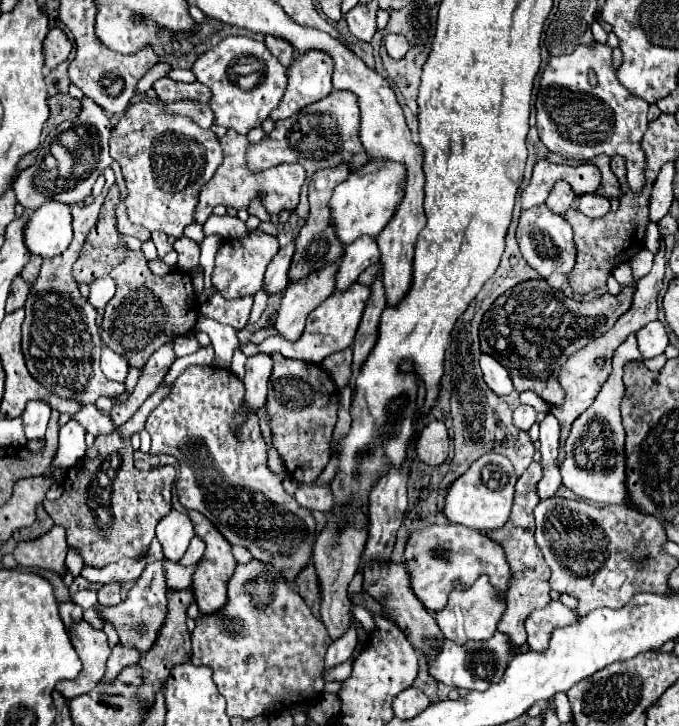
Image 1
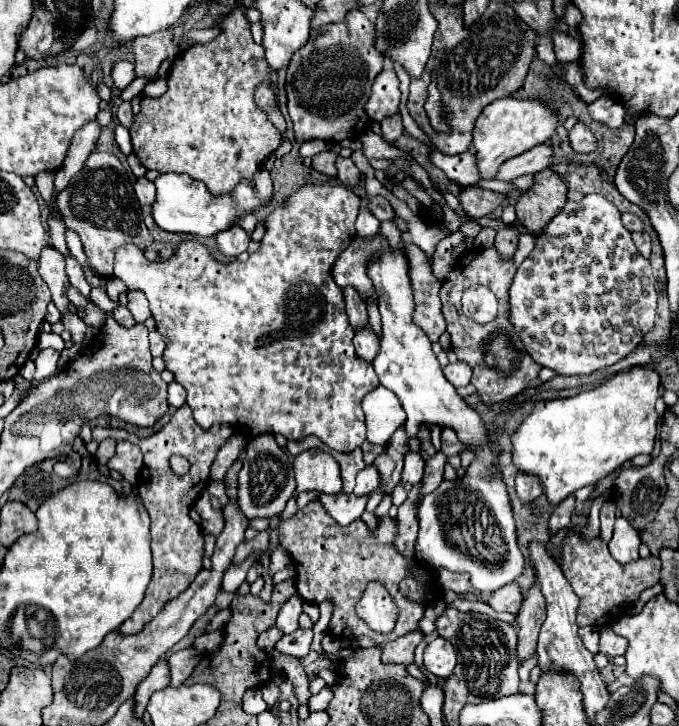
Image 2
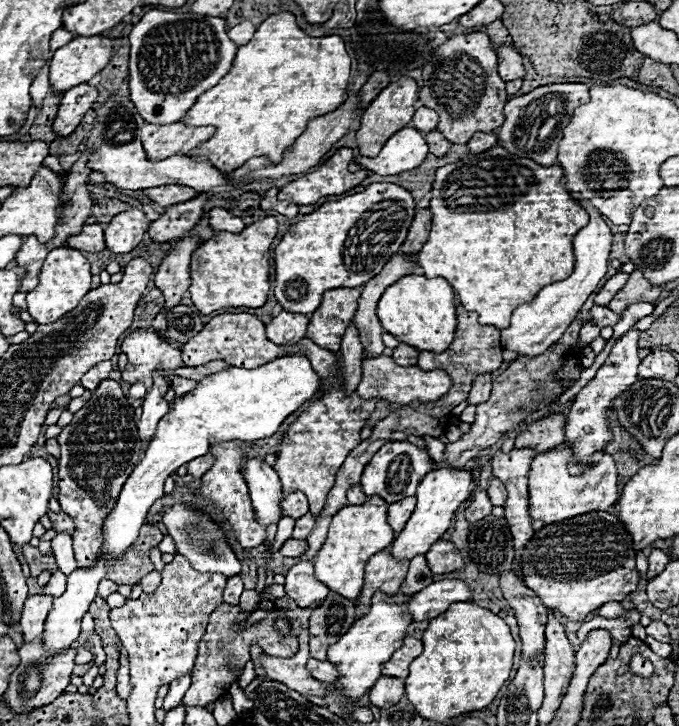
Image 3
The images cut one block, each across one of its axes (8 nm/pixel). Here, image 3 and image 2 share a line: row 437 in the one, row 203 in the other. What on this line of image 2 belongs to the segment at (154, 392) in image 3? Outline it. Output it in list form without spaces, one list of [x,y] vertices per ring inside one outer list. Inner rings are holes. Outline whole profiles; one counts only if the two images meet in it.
[[[140,178],[136,184],[134,184],[134,192],[138,196],[138,202],[140,206],[152,206],[154,200],[156,200],[156,186],[154,182],[146,180],[146,178]]]

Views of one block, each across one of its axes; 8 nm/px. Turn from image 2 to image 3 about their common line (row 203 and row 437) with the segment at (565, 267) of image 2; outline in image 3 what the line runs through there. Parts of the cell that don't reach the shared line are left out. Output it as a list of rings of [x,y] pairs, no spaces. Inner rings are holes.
[[[634,326],[626,334],[622,334],[622,338],[614,344],[606,362],[598,368],[596,376],[580,390],[580,394],[574,398],[574,402],[570,406],[570,414],[564,424],[564,434],[566,434],[566,440],[574,442],[572,452],[584,464],[598,462],[598,458],[602,458],[602,454],[604,454],[602,448],[612,440],[612,434],[608,428],[608,418],[606,418],[612,398],[622,394],[622,390],[626,390],[626,386],[630,386],[638,380],[636,378],[638,364],[640,364],[638,338],[640,338],[640,330],[636,330]]]

